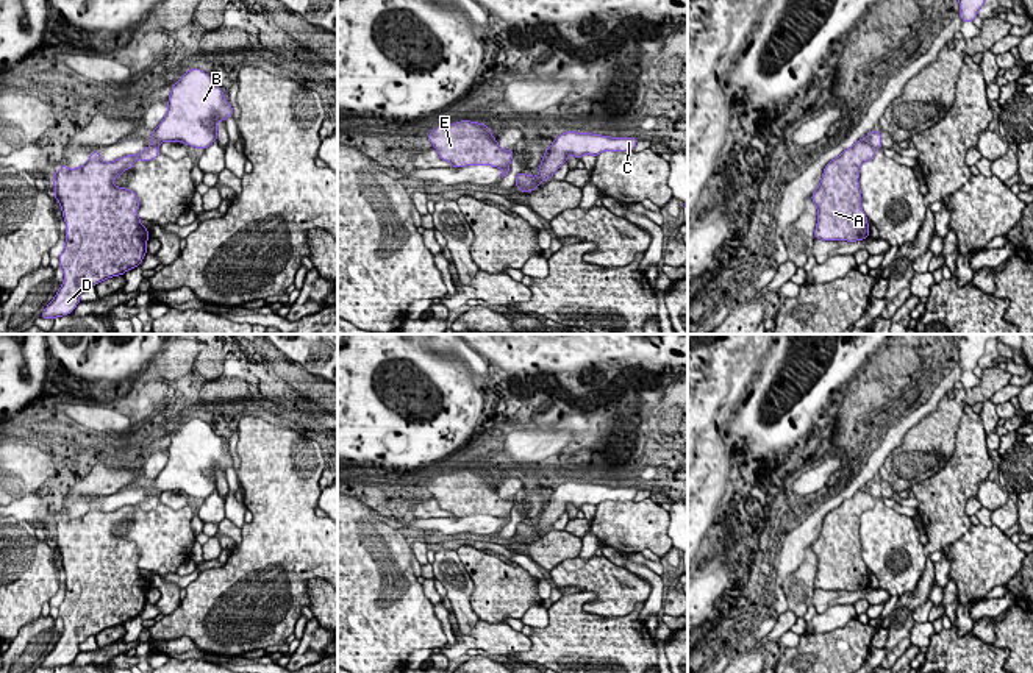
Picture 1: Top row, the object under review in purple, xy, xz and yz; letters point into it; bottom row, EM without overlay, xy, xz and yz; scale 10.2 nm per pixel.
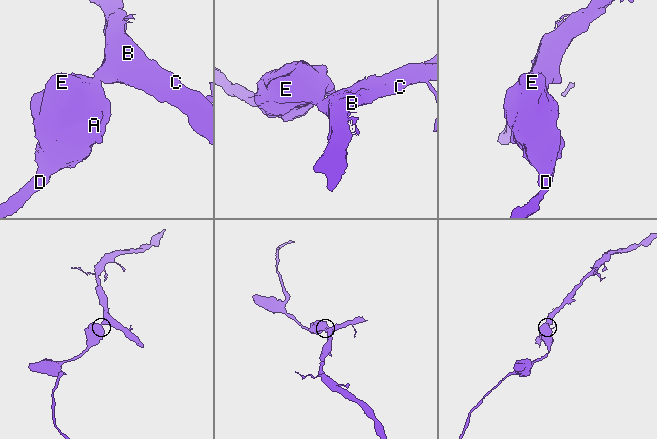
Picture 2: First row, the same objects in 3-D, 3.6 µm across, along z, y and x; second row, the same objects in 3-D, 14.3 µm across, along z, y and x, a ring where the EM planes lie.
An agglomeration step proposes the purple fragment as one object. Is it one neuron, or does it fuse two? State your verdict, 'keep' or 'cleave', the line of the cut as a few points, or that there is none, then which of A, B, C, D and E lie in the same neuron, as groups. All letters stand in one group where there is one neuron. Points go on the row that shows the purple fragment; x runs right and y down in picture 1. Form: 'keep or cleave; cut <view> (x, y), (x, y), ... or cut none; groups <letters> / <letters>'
cleave; cut yz (866, 138), (874, 149); groups A D E / B C

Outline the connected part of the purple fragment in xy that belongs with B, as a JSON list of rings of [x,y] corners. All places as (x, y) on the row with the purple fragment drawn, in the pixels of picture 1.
[[[200,69],[188,70],[172,86],[167,114],[152,131],[152,145],[184,142],[208,148],[217,139],[217,122],[225,122],[233,108],[216,81]]]

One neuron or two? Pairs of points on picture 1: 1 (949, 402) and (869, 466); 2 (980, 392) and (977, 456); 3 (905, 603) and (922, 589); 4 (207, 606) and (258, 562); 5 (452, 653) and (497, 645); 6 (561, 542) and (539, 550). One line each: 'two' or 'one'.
1: two
2: two
3: one
4: one
5: one
6: one

